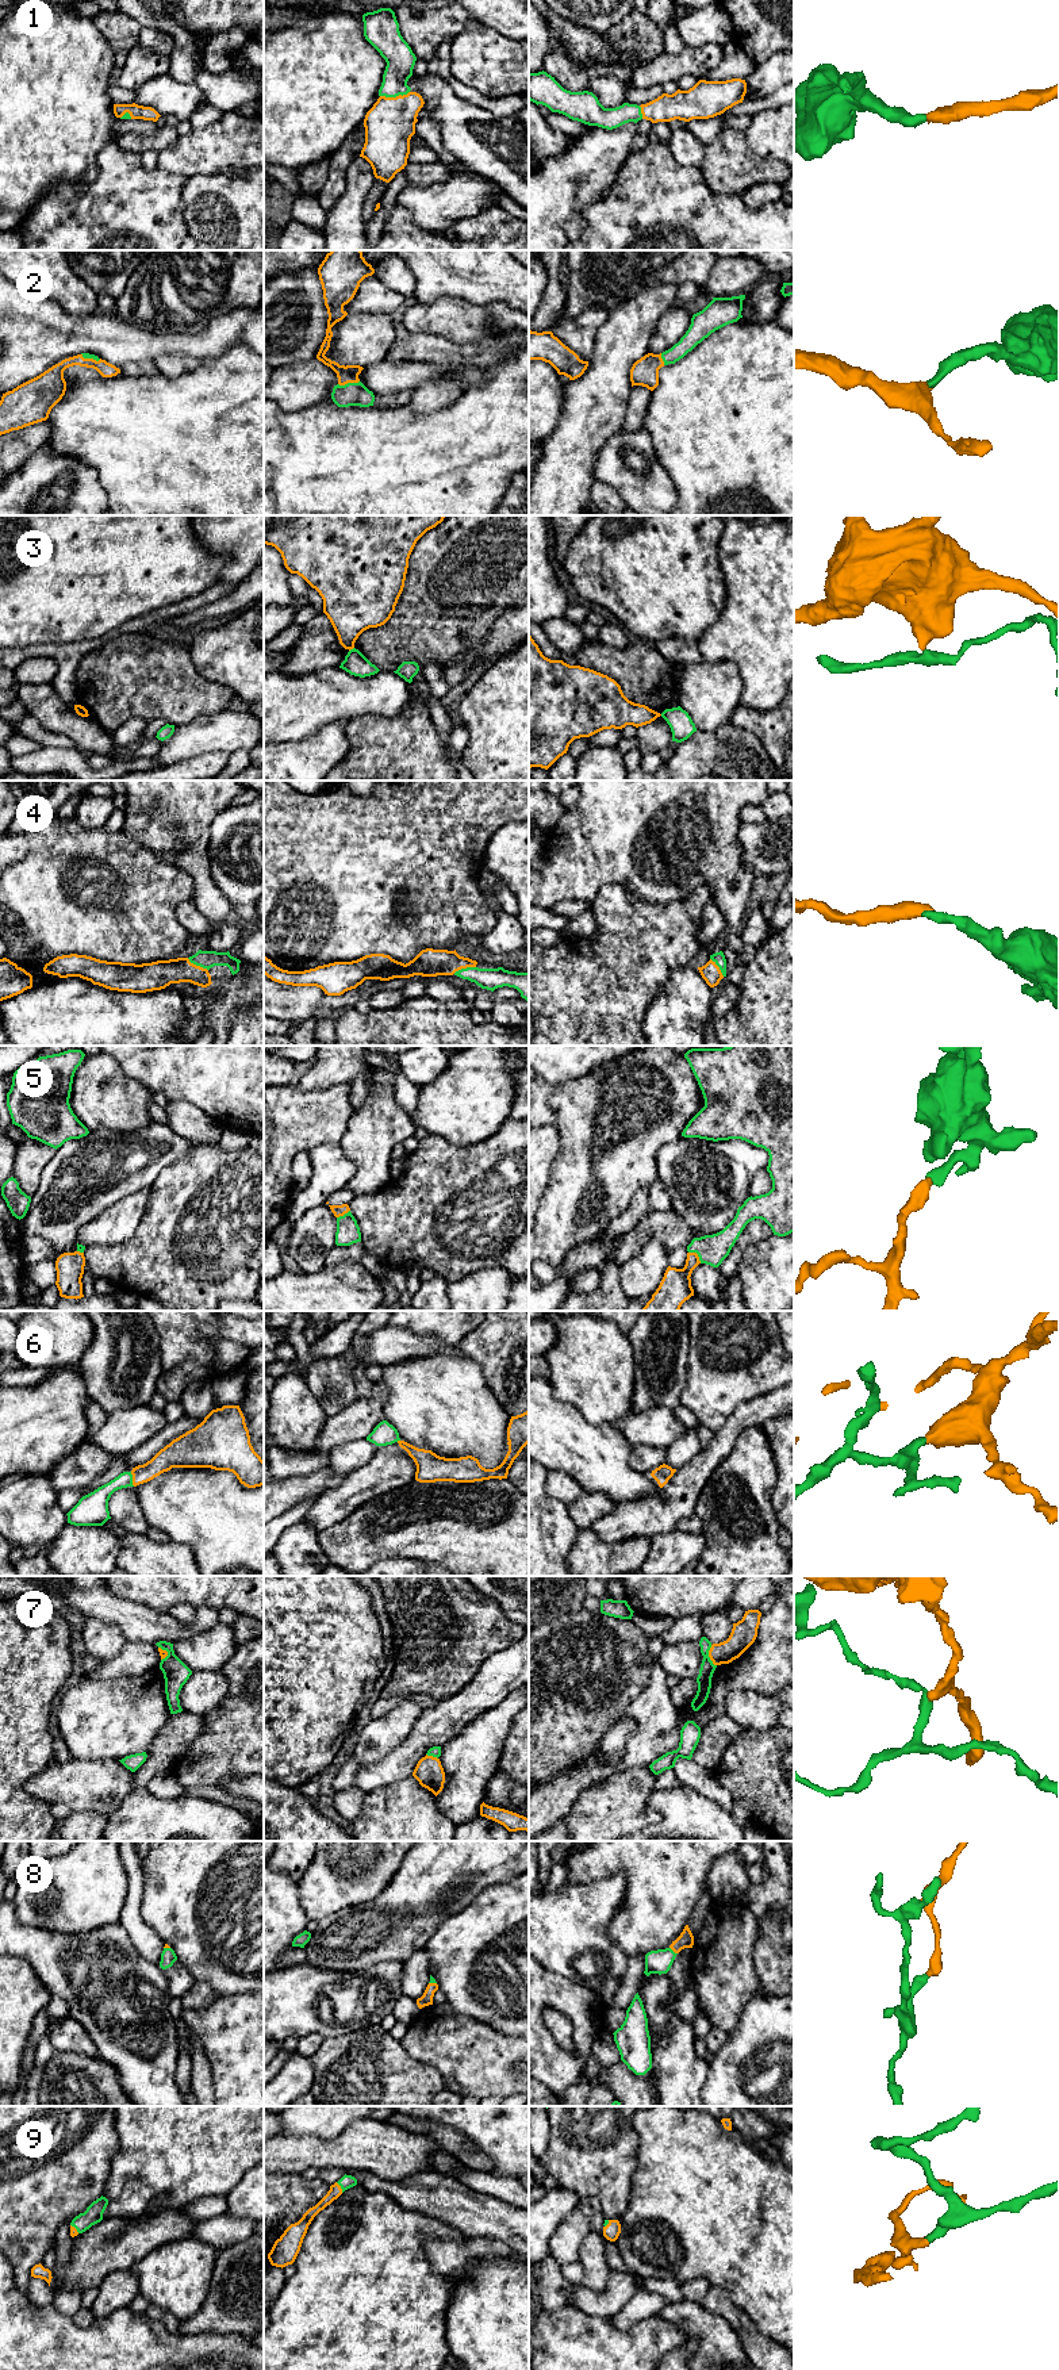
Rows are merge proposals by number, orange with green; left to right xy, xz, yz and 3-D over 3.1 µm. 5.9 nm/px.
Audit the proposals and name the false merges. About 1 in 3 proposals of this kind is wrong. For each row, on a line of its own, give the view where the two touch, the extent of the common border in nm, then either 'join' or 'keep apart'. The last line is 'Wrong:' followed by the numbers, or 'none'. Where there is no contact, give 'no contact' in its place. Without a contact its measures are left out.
1: meets orange in xz; contact 180 nm long; join
2: meets orange in xz; contact 130 nm long; join
3: meets orange in xz; contact 40 nm long; keep apart
4: meets orange in xy; contact 150 nm long; join
5: meets orange in yz; contact 100 nm long; join
6: meets orange in xy; contact 90 nm long; join
7: meets orange in yz; contact 130 nm long; keep apart
8: meets orange in yz; contact 60 nm long; join
9: meets orange in xz; contact 80 nm long; join
Wrong: 3, 7

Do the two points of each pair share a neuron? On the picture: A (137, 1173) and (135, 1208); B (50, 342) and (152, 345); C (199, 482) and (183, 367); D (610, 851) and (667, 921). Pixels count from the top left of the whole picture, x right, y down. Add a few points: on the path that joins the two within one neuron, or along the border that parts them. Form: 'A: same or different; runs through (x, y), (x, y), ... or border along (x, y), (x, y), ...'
A: different; border along (148, 1188), (130, 1192), (107, 1207)
B: same; runs through (76, 342), (126, 344)
C: different; border along (202, 360), (175, 378), (158, 372)
D: different; border along (622, 886), (644, 901), (671, 902), (682, 900)

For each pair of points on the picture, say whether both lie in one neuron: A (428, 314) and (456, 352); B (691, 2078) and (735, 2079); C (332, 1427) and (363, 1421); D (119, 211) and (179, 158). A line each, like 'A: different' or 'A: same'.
A: different
B: different
C: same
D: different

